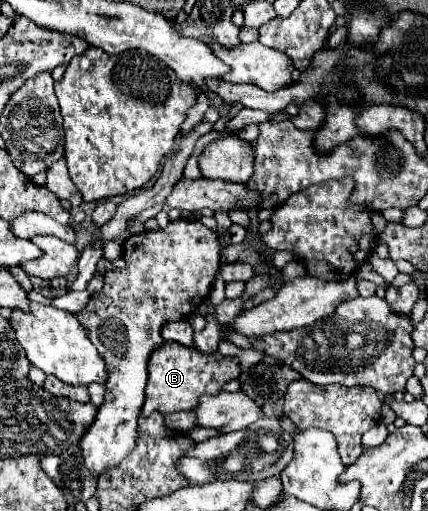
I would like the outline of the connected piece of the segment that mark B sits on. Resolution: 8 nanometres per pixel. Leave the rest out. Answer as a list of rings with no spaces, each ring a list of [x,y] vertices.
[[[166,342],[156,352],[152,352],[148,362],[148,386],[146,400],[142,406],[142,416],[150,416],[154,410],[168,412],[184,412],[194,410],[198,406],[198,398],[204,394],[218,394],[222,386],[240,376],[240,364],[234,358],[224,358],[222,354],[202,354],[198,348],[182,348],[182,344]]]

